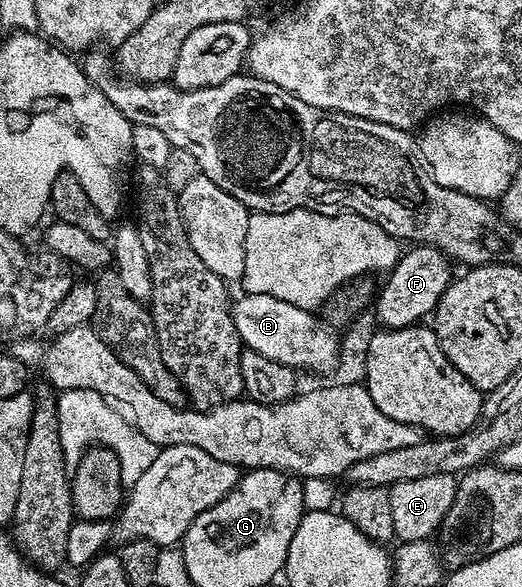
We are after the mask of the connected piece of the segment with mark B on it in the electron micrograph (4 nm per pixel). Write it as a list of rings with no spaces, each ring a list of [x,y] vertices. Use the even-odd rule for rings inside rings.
[[[244,293],[231,306],[233,322],[237,325],[240,342],[266,359],[285,364],[291,369],[331,372],[339,360],[336,334],[326,323],[315,318],[312,311],[297,308],[285,300],[264,293]]]

